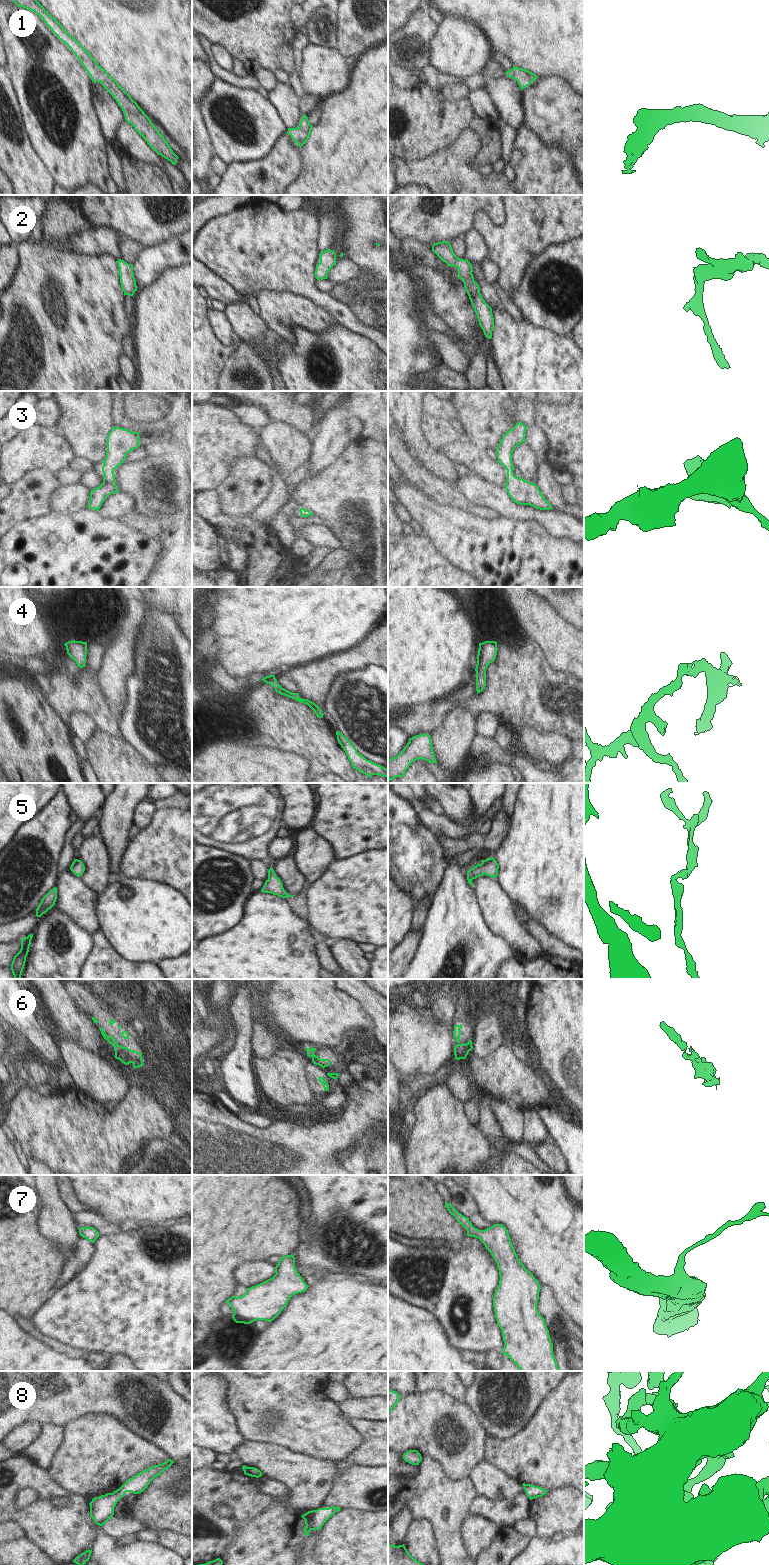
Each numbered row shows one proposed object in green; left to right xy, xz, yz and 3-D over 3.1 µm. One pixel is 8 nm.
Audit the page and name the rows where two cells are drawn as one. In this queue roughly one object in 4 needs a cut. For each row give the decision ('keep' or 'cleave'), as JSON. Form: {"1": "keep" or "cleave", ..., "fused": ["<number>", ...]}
{"1": "keep", "2": "keep", "3": "keep", "4": "keep", "5": "keep", "6": "keep", "7": "keep", "8": "keep", "fused": []}

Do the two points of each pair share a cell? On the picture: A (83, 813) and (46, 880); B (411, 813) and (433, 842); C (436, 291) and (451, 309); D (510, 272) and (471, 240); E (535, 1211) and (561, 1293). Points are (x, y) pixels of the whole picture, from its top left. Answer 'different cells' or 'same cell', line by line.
A: different cells
B: same cell
C: same cell
D: different cells
E: same cell

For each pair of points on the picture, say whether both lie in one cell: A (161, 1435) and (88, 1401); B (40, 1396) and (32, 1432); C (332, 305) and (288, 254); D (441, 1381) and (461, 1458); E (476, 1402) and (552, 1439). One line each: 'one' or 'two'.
A: one
B: two
C: one
D: two
E: two

